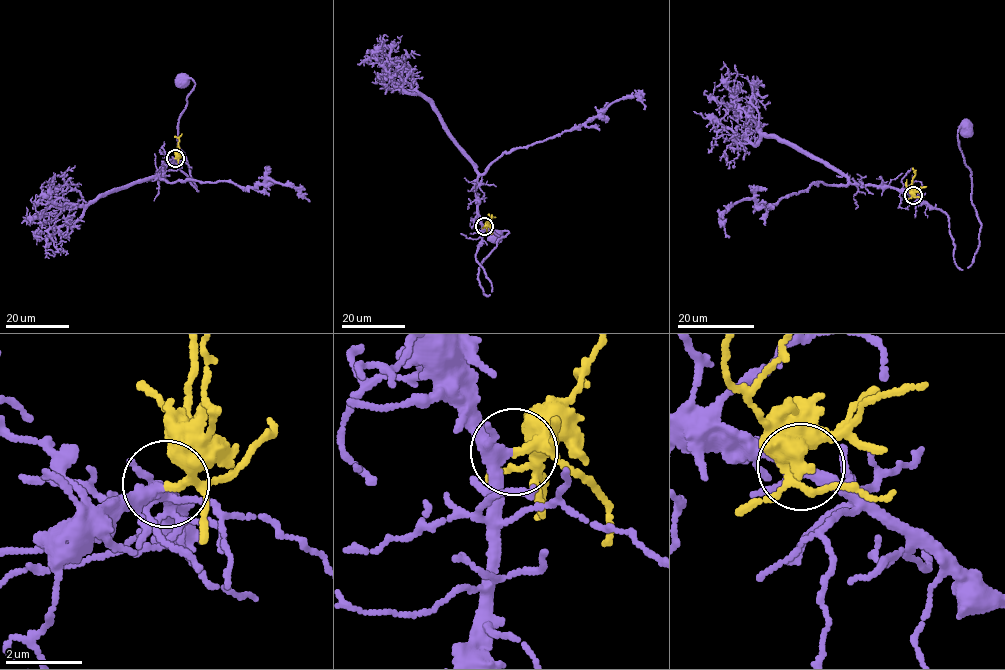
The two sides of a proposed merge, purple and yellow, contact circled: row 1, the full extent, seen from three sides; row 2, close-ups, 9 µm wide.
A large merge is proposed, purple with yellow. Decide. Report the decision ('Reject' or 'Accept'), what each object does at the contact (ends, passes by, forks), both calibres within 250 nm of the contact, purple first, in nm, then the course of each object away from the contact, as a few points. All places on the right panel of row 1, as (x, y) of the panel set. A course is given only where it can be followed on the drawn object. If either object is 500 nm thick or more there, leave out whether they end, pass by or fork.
Accept. At the ring purple forks. At the ring yellow forks. Thickness 280 nm (purple) against 140 nm. Course of purple: (913, 195), (947, 214), (953, 259), (967, 268), (981, 224), (958, 140), (960, 126), (967, 130). Course of yellow: (913, 194), (908, 189), (915, 170)

